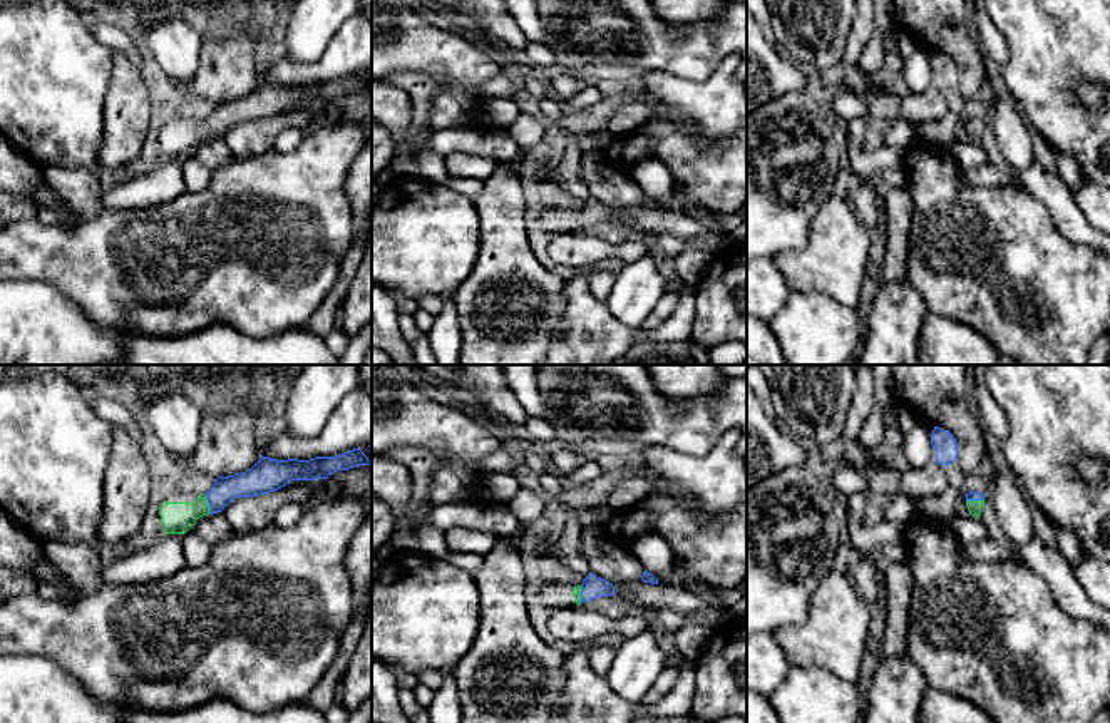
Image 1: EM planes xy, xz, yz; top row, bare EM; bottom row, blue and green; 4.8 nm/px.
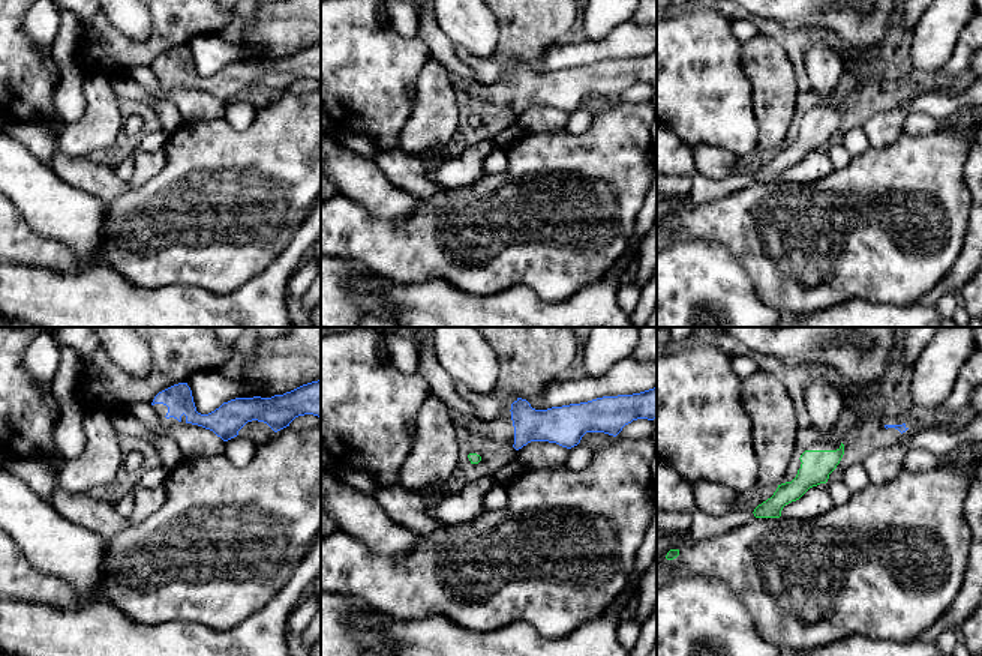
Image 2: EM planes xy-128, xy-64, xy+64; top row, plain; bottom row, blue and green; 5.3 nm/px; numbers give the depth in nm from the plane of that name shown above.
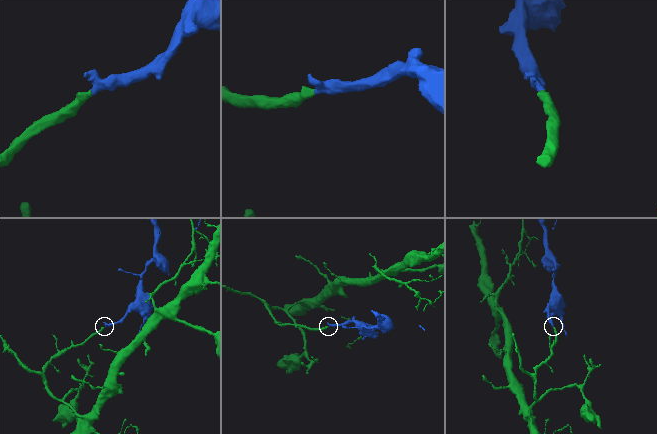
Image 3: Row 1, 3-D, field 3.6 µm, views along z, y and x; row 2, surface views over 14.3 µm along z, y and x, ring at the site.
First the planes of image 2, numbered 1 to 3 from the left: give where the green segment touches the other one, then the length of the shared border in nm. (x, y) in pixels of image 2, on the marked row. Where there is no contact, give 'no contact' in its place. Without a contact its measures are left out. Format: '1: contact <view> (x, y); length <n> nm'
1: no contact
2: no contact
3: no contact

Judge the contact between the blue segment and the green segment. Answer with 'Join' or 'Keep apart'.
Join

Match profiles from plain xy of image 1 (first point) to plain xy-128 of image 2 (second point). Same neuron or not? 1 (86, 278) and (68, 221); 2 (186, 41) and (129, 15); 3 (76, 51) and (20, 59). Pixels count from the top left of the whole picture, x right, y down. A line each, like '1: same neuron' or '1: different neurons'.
1: different neurons
2: same neuron
3: same neuron

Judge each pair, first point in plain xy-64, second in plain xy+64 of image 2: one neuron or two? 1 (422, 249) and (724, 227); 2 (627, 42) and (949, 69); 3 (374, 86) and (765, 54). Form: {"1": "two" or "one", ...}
{"1": "one", "2": "one", "3": "two"}

